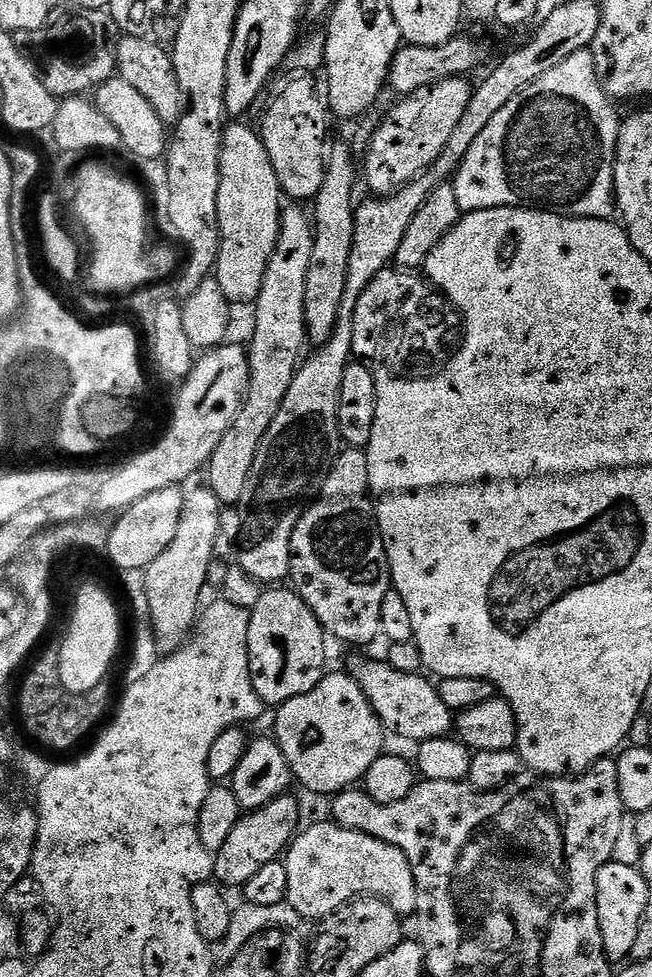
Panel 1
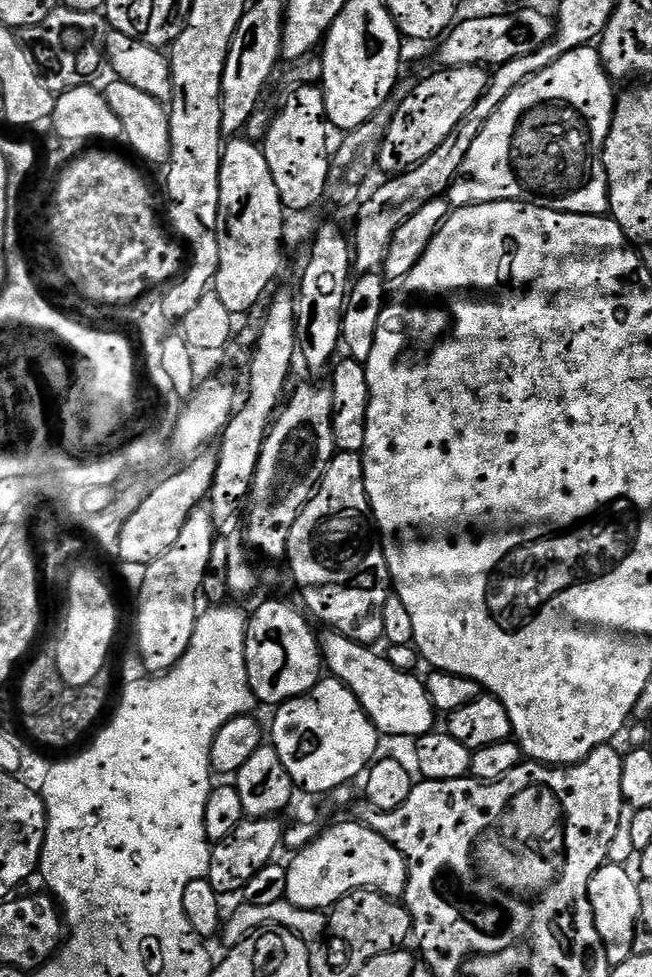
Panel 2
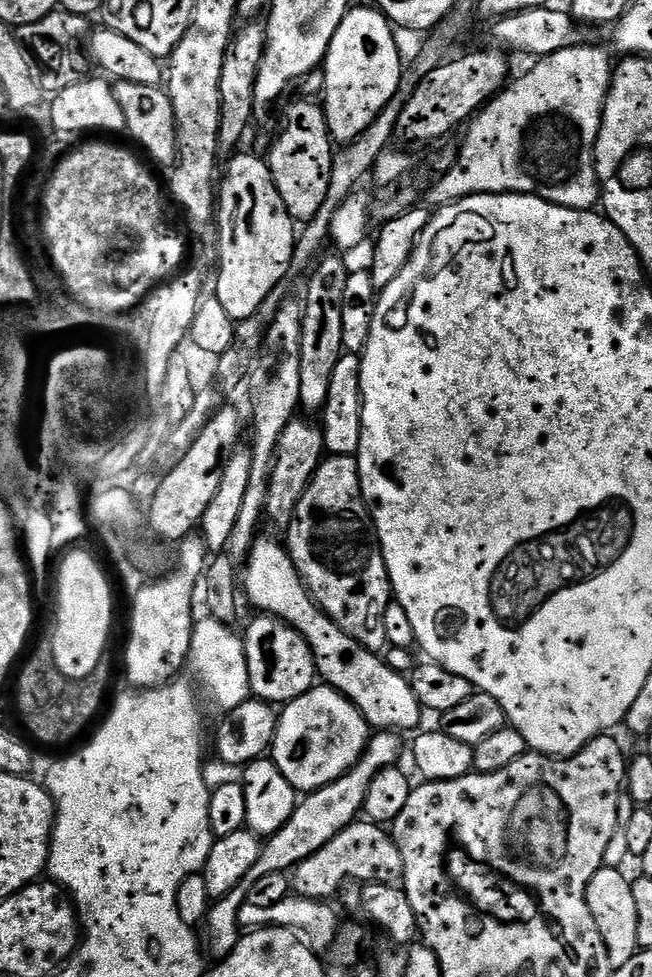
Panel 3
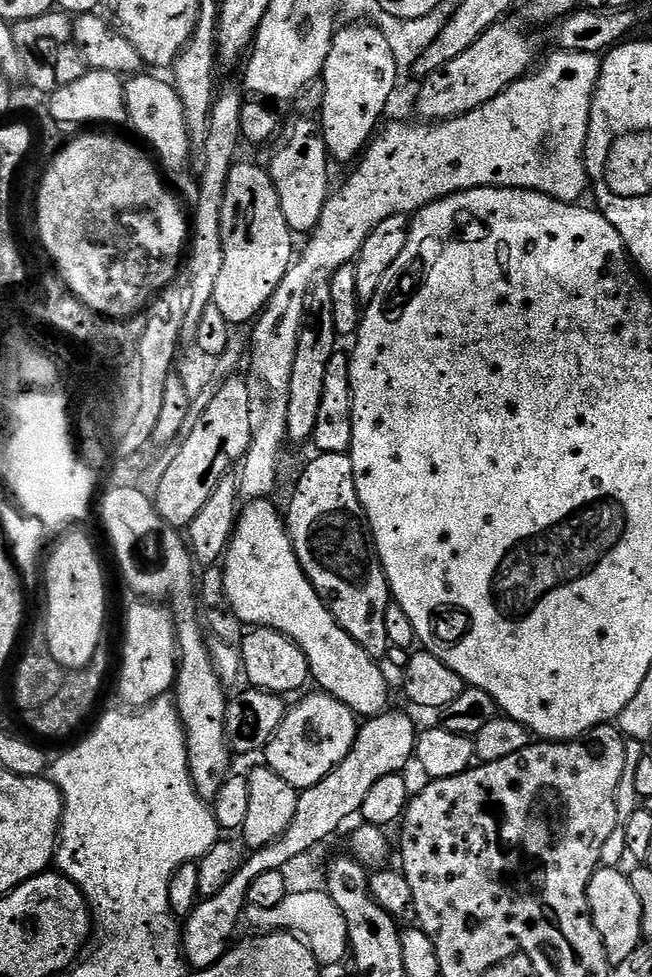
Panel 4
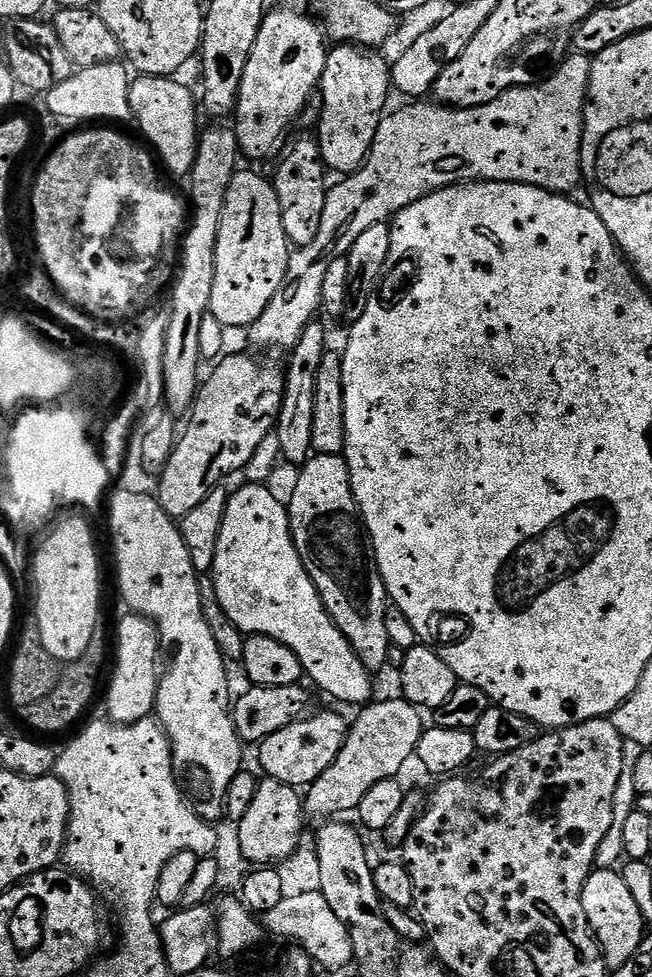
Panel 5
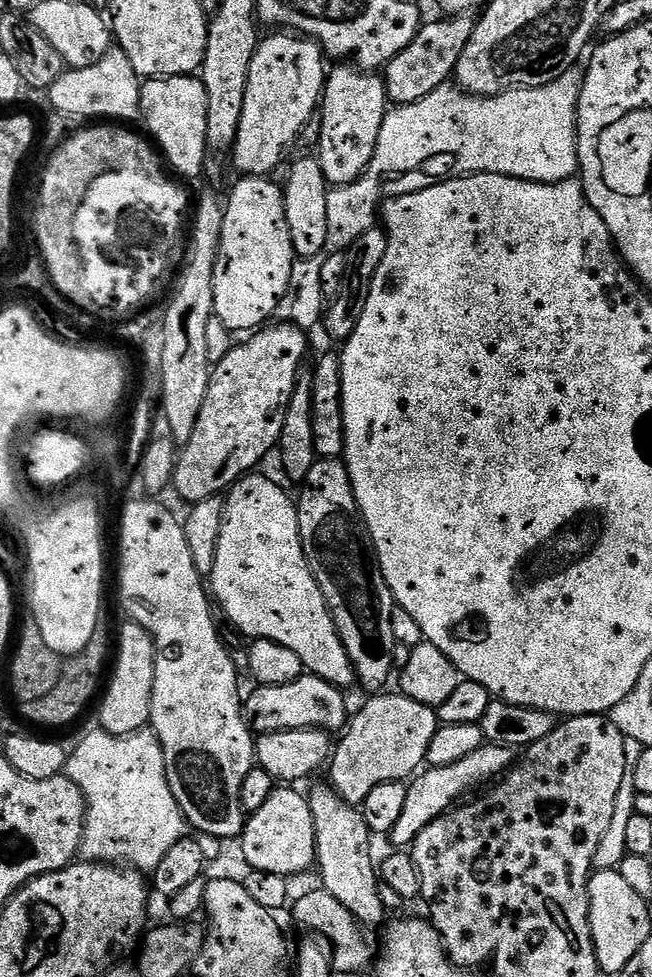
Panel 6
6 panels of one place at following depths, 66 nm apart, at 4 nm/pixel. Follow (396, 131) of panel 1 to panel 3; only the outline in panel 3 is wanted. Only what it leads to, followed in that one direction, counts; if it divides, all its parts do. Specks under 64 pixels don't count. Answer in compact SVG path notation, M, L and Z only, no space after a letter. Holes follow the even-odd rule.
M489 47L485 52L457 55L422 80L422 84L415 90L414 96L409 98L401 117L398 118L396 131L399 139L409 140L412 144L428 144L431 140L440 140L447 132L454 131L460 123L463 125L471 121L472 117L505 87L509 79L508 56L495 47Z

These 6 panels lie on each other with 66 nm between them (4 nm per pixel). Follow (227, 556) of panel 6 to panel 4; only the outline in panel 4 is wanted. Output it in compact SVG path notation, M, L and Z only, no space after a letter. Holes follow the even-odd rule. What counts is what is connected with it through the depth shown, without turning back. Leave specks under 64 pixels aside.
M268 498L250 500L239 509L232 537L228 540L228 551L222 561L225 598L229 608L244 626L273 628L275 632L289 636L298 646L298 650L306 654L308 671L314 684L316 680L315 687L321 692L327 692L329 696L338 698L350 711L355 712L357 717L371 718L389 711L388 680L384 677L383 670L376 665L379 663L374 657L366 654L366 650L362 650L362 646L358 646L358 642L354 642L354 638L350 638L350 634L340 628L339 622L332 617L328 607L320 601L320 595L306 578L296 557L296 551L292 548L285 517L281 509L279 512L272 502Z

